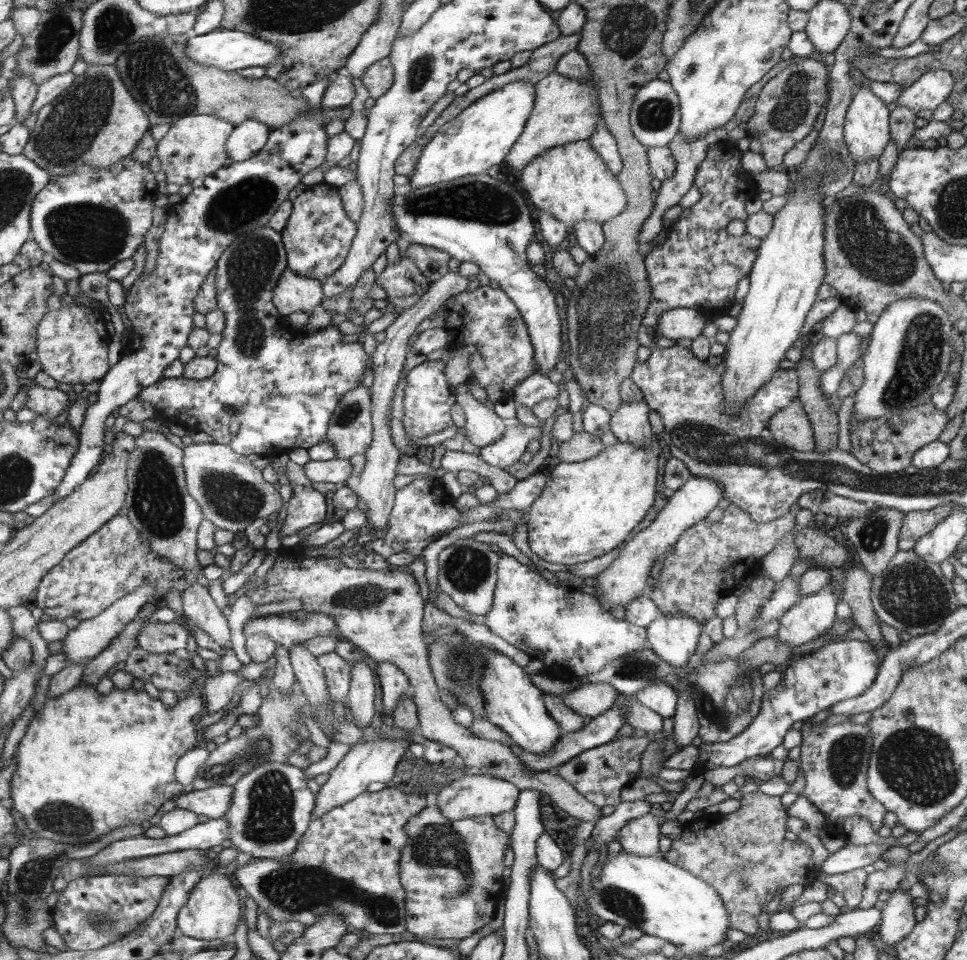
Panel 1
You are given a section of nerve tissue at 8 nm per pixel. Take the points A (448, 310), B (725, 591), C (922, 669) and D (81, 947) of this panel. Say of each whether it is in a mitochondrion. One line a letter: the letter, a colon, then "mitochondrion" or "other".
A: other
B: other
C: other
D: other

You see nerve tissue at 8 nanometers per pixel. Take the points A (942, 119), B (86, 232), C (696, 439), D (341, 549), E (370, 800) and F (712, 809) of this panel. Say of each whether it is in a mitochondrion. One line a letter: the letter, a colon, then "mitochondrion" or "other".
A: other
B: mitochondrion
C: mitochondrion
D: other
E: other
F: other

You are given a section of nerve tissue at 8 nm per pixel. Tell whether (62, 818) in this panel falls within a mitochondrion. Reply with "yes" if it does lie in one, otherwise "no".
yes

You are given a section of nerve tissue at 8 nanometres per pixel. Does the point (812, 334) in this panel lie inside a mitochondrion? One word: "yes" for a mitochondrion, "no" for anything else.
no

